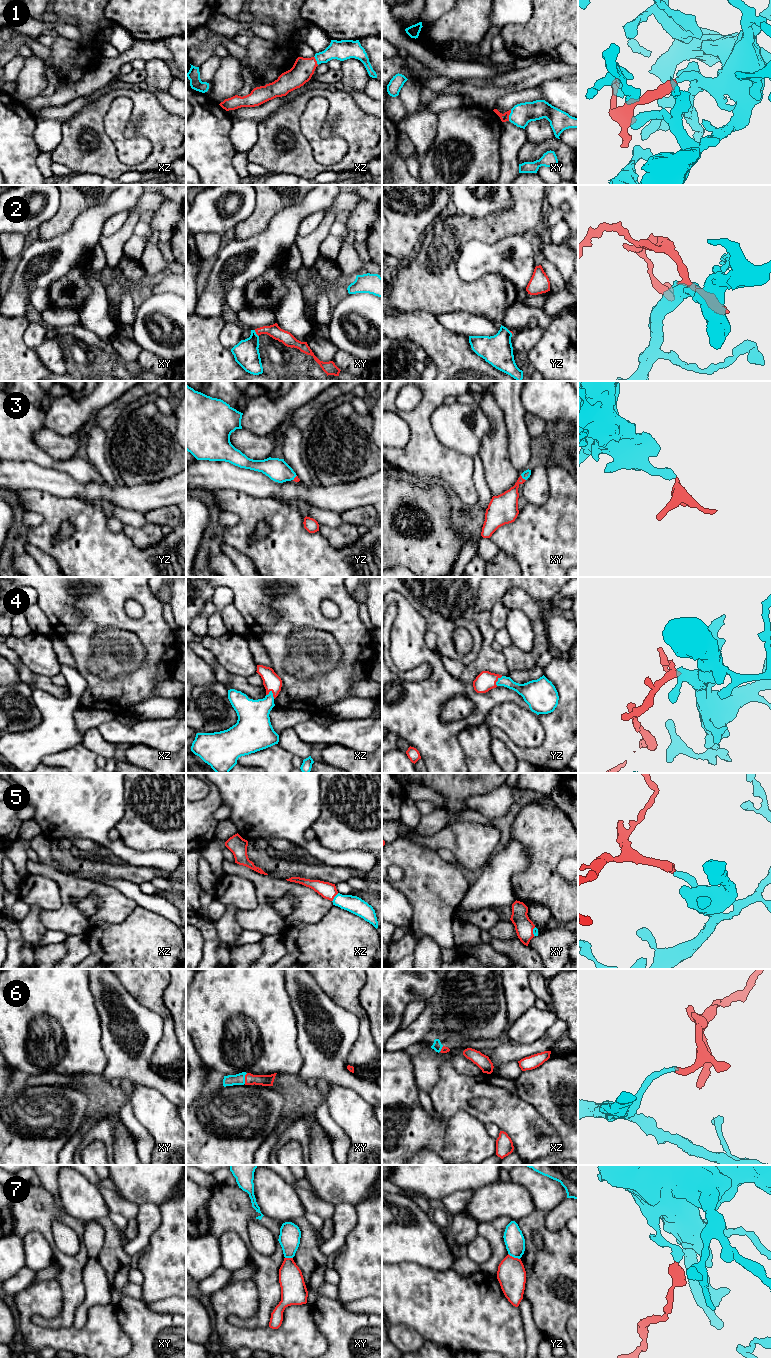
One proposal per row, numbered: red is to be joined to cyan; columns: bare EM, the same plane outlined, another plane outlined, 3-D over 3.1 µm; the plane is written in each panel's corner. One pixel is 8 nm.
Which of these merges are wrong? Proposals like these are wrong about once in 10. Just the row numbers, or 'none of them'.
7

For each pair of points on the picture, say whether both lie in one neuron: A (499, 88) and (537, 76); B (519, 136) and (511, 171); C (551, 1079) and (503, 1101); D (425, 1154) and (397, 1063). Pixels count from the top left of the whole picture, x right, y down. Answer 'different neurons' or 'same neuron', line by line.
A: same neuron
B: same neuron
C: different neurons
D: different neurons

